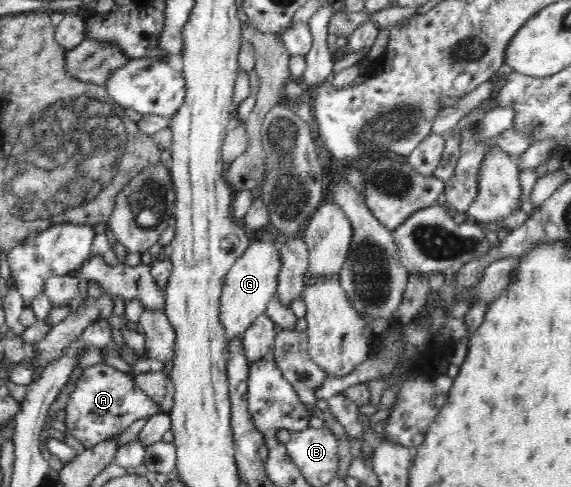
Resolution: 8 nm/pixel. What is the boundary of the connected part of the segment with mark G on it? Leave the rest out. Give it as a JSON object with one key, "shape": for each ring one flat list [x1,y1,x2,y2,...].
{"shape":[[257,238,229,269,221,292,219,321,225,329,227,344,235,337,241,337,247,327,260,315,265,313,269,300,278,292,278,276,281,270,279,246,272,239]]}

